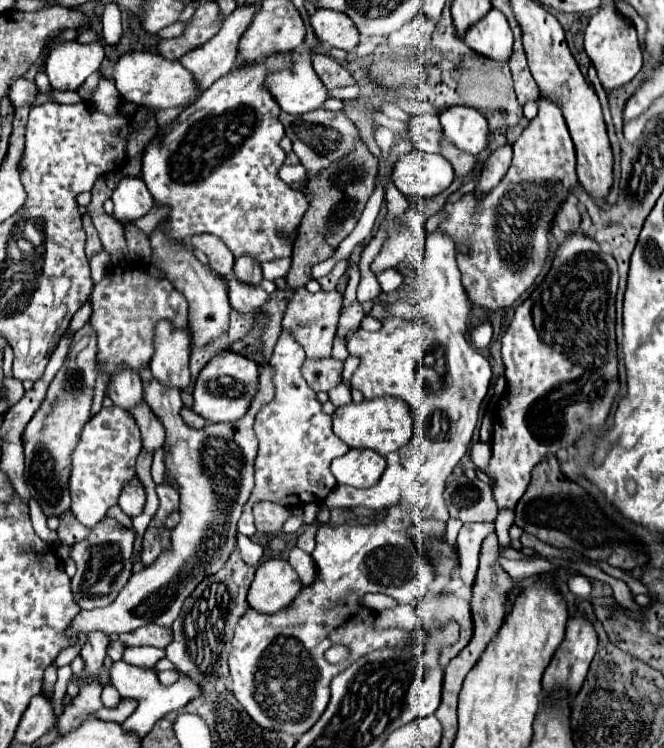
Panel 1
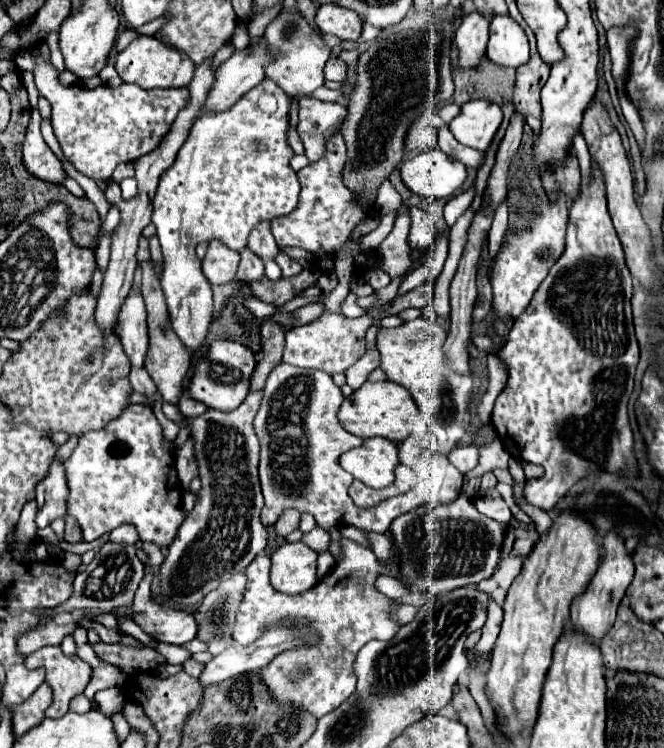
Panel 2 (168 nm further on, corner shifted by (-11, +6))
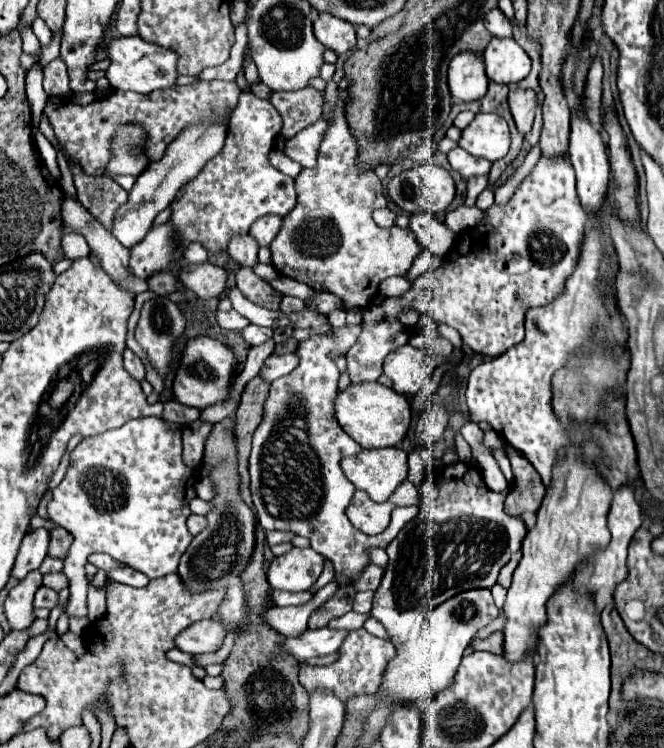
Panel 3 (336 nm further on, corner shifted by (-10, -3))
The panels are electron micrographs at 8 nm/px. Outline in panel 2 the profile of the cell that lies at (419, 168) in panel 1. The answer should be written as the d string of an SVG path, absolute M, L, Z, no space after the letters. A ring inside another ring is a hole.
M439 147L405 161L401 167L405 187L429 201L449 197L463 185L465 177L467 167L457 159L447 157Z

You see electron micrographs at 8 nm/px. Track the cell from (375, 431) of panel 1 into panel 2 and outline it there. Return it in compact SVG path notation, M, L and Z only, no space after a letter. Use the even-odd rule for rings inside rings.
M377 381L377 383L363 383L361 389L353 391L351 397L347 397L337 413L339 423L353 435L361 439L369 437L387 437L395 443L405 441L413 433L413 423L417 417L417 407L411 395L405 391L405 387L391 383L391 381Z

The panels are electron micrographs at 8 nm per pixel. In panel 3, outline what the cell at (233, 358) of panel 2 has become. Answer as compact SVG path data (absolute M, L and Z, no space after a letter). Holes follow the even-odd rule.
M212 338L188 340L182 362L180 362L176 378L174 378L176 400L186 406L194 406L198 410L204 410L208 406L216 406L216 404L230 400L236 364L238 364L238 360L236 360L234 352L228 346L224 346L222 342L212 340Z

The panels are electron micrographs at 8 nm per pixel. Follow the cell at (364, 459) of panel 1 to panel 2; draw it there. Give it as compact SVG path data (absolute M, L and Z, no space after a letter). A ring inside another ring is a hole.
M385 437L367 439L361 447L341 455L341 467L373 489L383 489L391 485L397 465L397 443Z

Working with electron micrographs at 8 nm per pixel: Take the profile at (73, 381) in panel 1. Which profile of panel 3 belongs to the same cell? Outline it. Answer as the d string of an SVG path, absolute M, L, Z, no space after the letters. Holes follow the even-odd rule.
M36 528L28 532L20 544L20 552L16 556L12 576L22 580L26 572L36 570L48 552L48 542L50 542L50 532L46 528Z

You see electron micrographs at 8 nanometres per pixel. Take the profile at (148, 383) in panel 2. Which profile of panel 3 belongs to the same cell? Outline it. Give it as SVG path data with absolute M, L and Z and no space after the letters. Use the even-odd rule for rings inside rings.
M130 348L124 350L124 368L126 368L126 372L128 372L132 378L136 378L138 382L144 382L144 380L146 380L146 368L144 368L142 360L140 360Z

